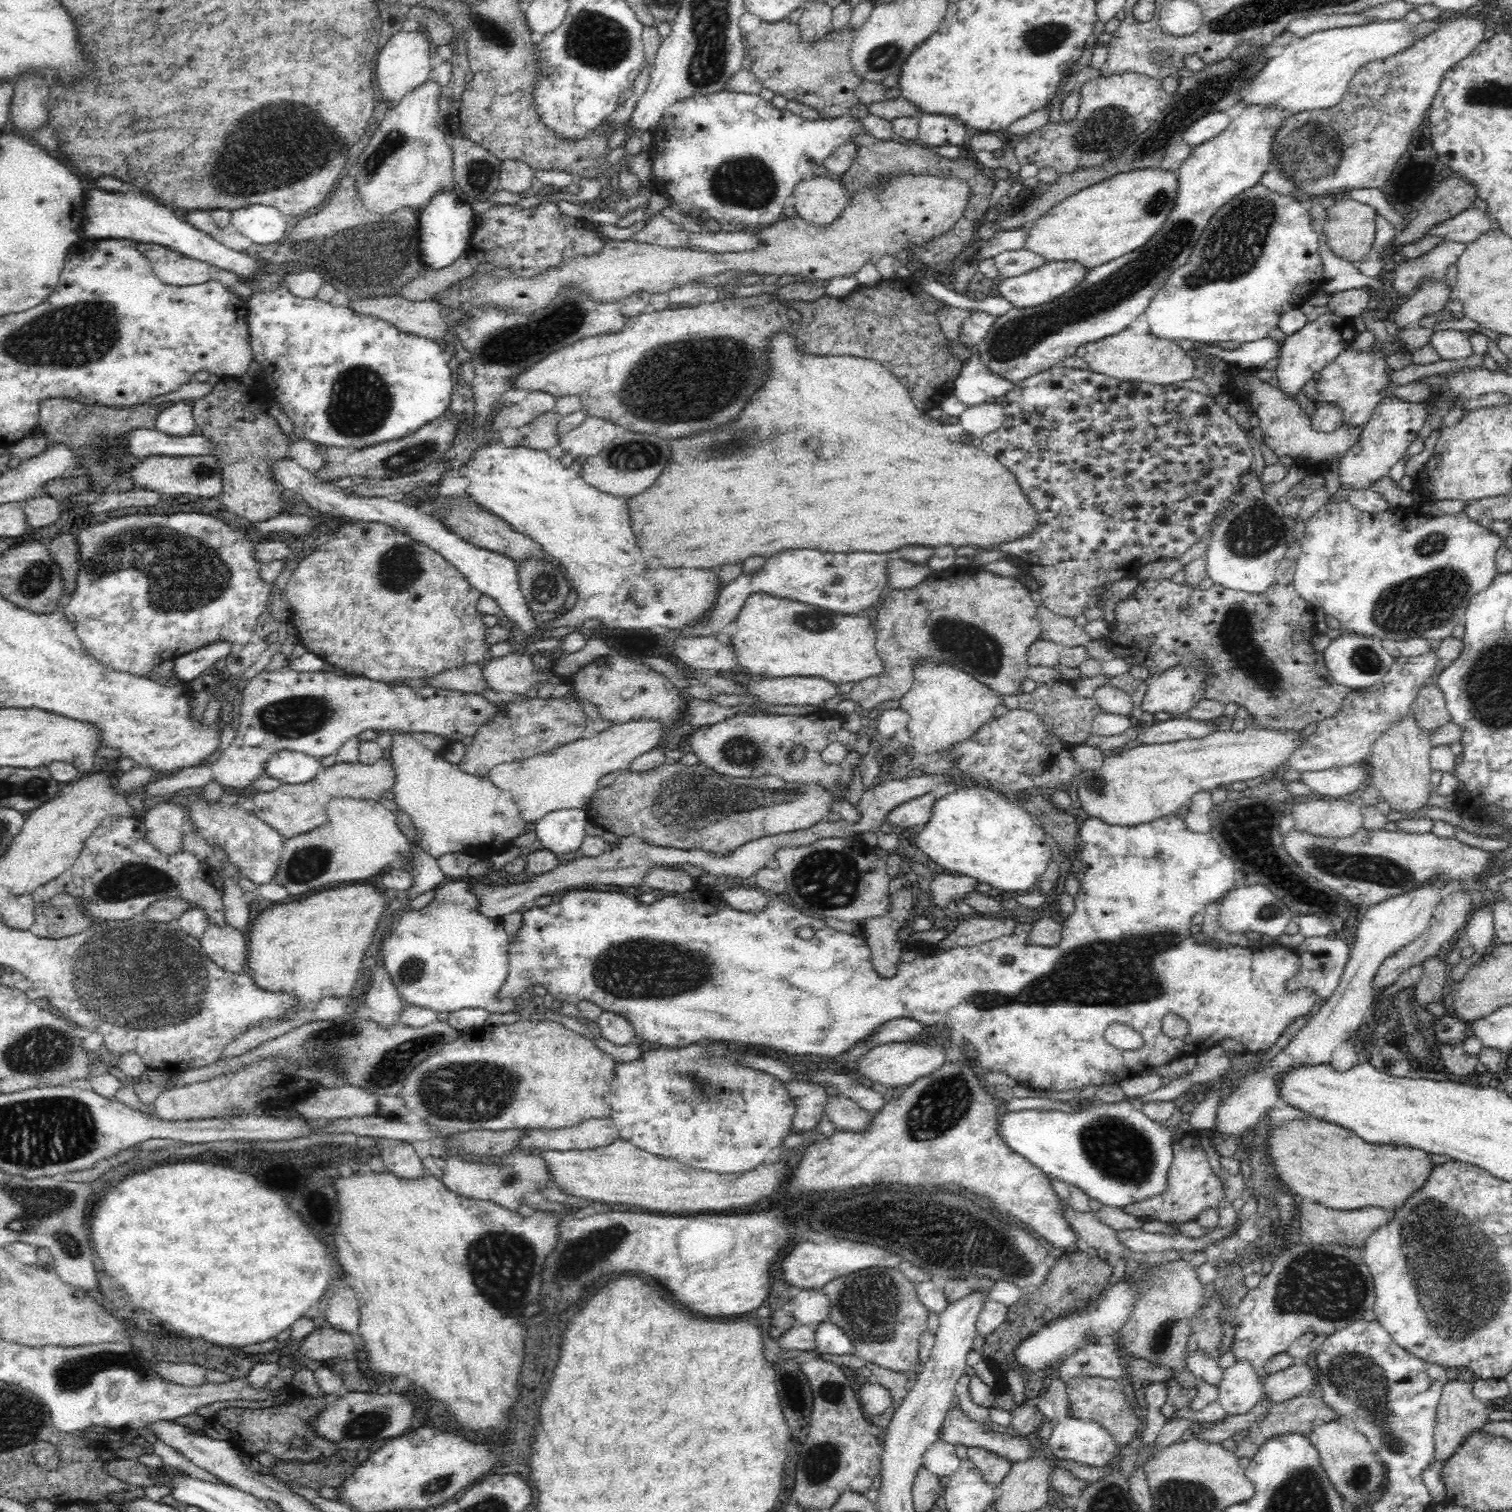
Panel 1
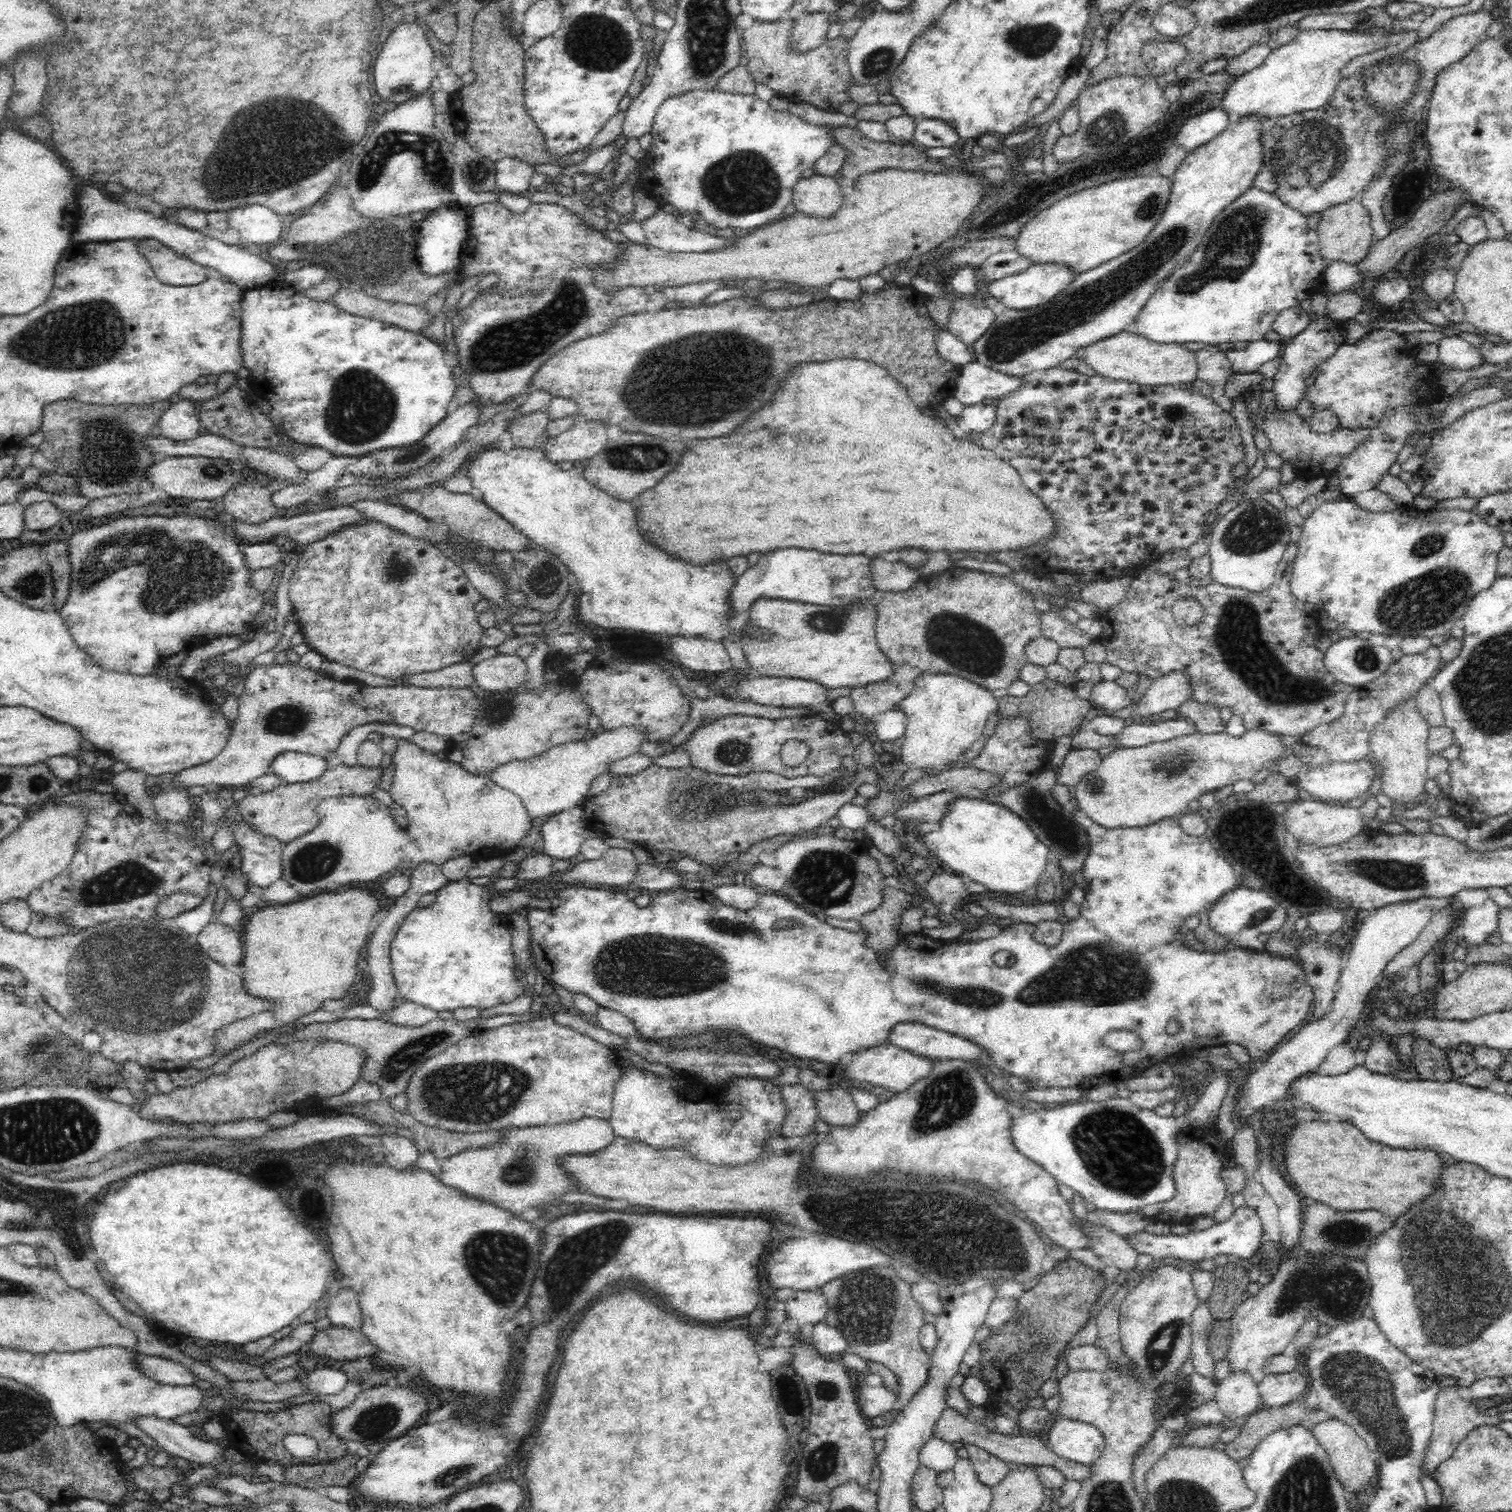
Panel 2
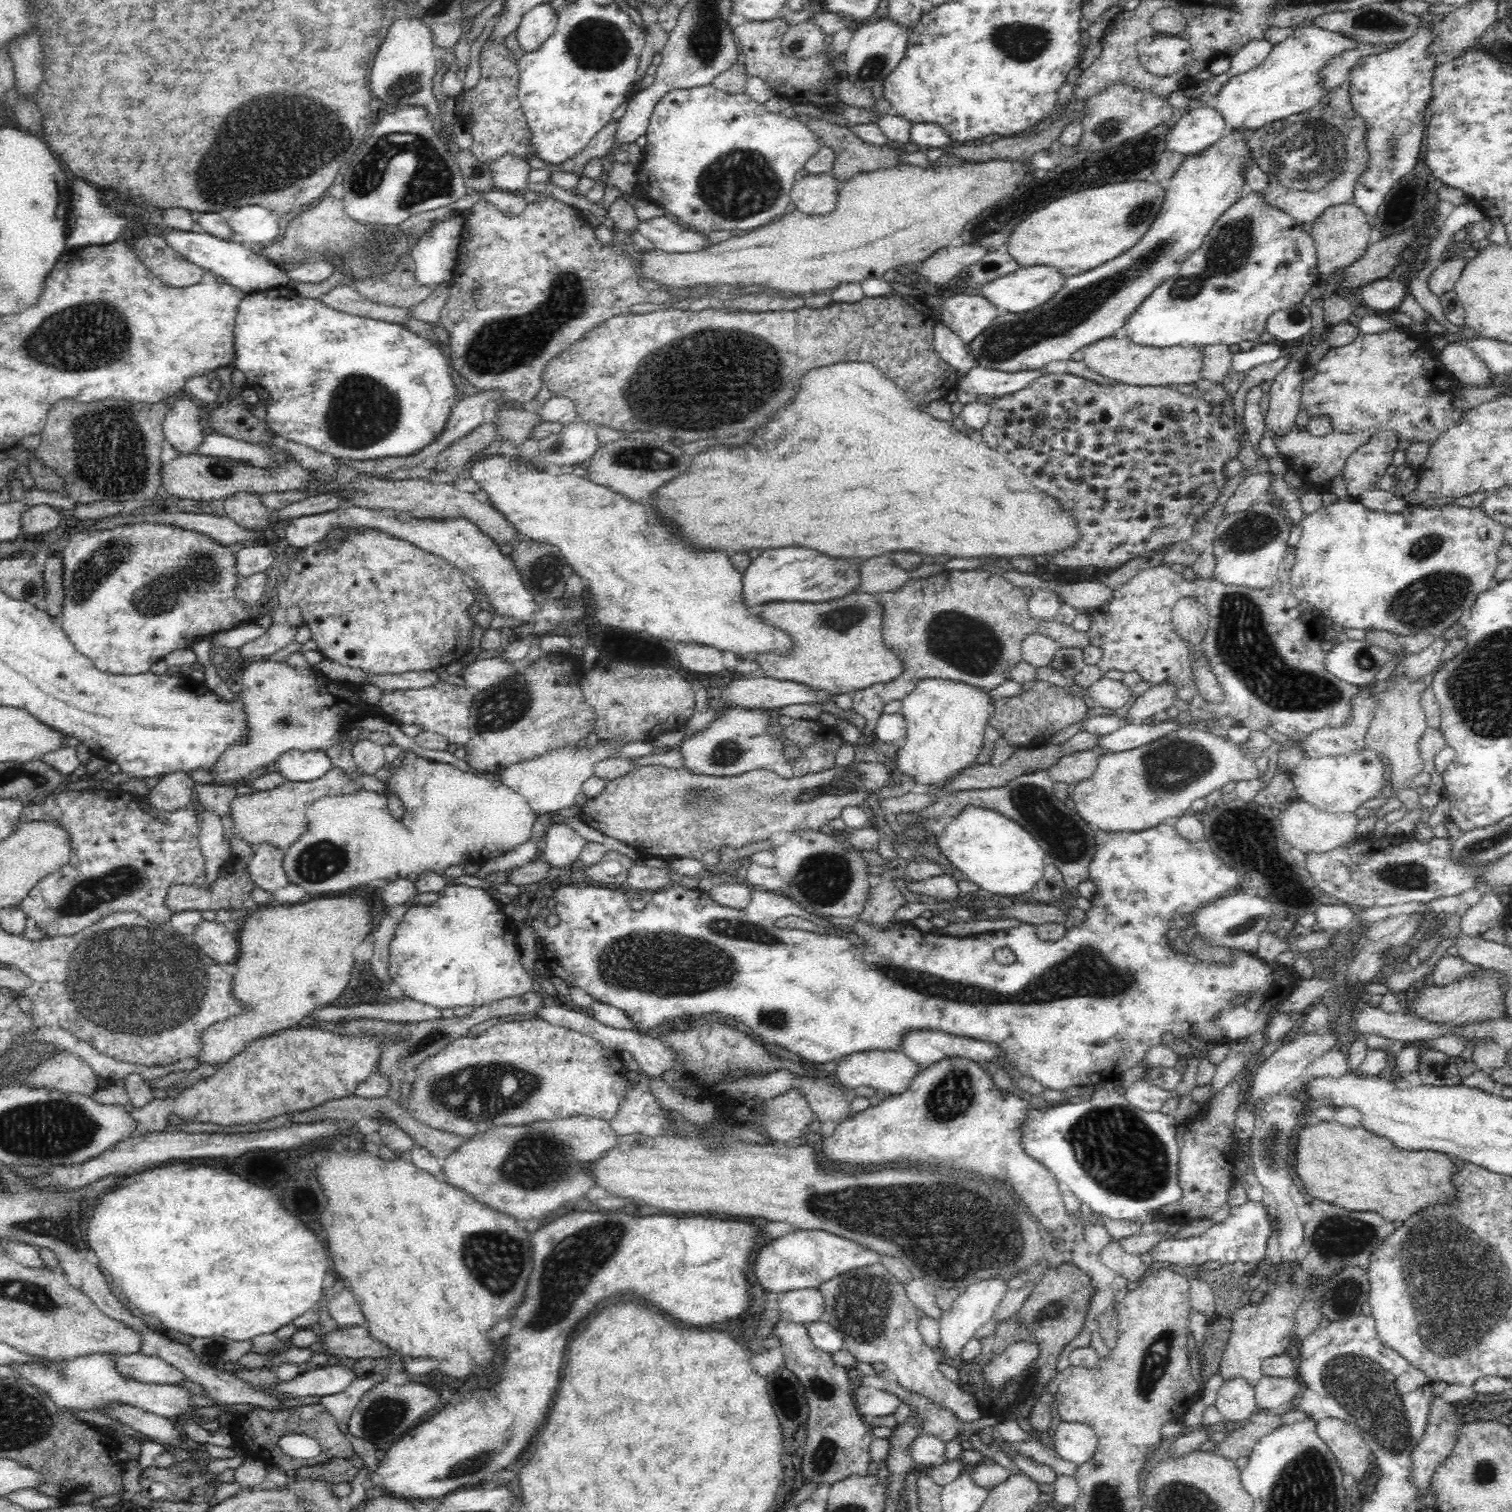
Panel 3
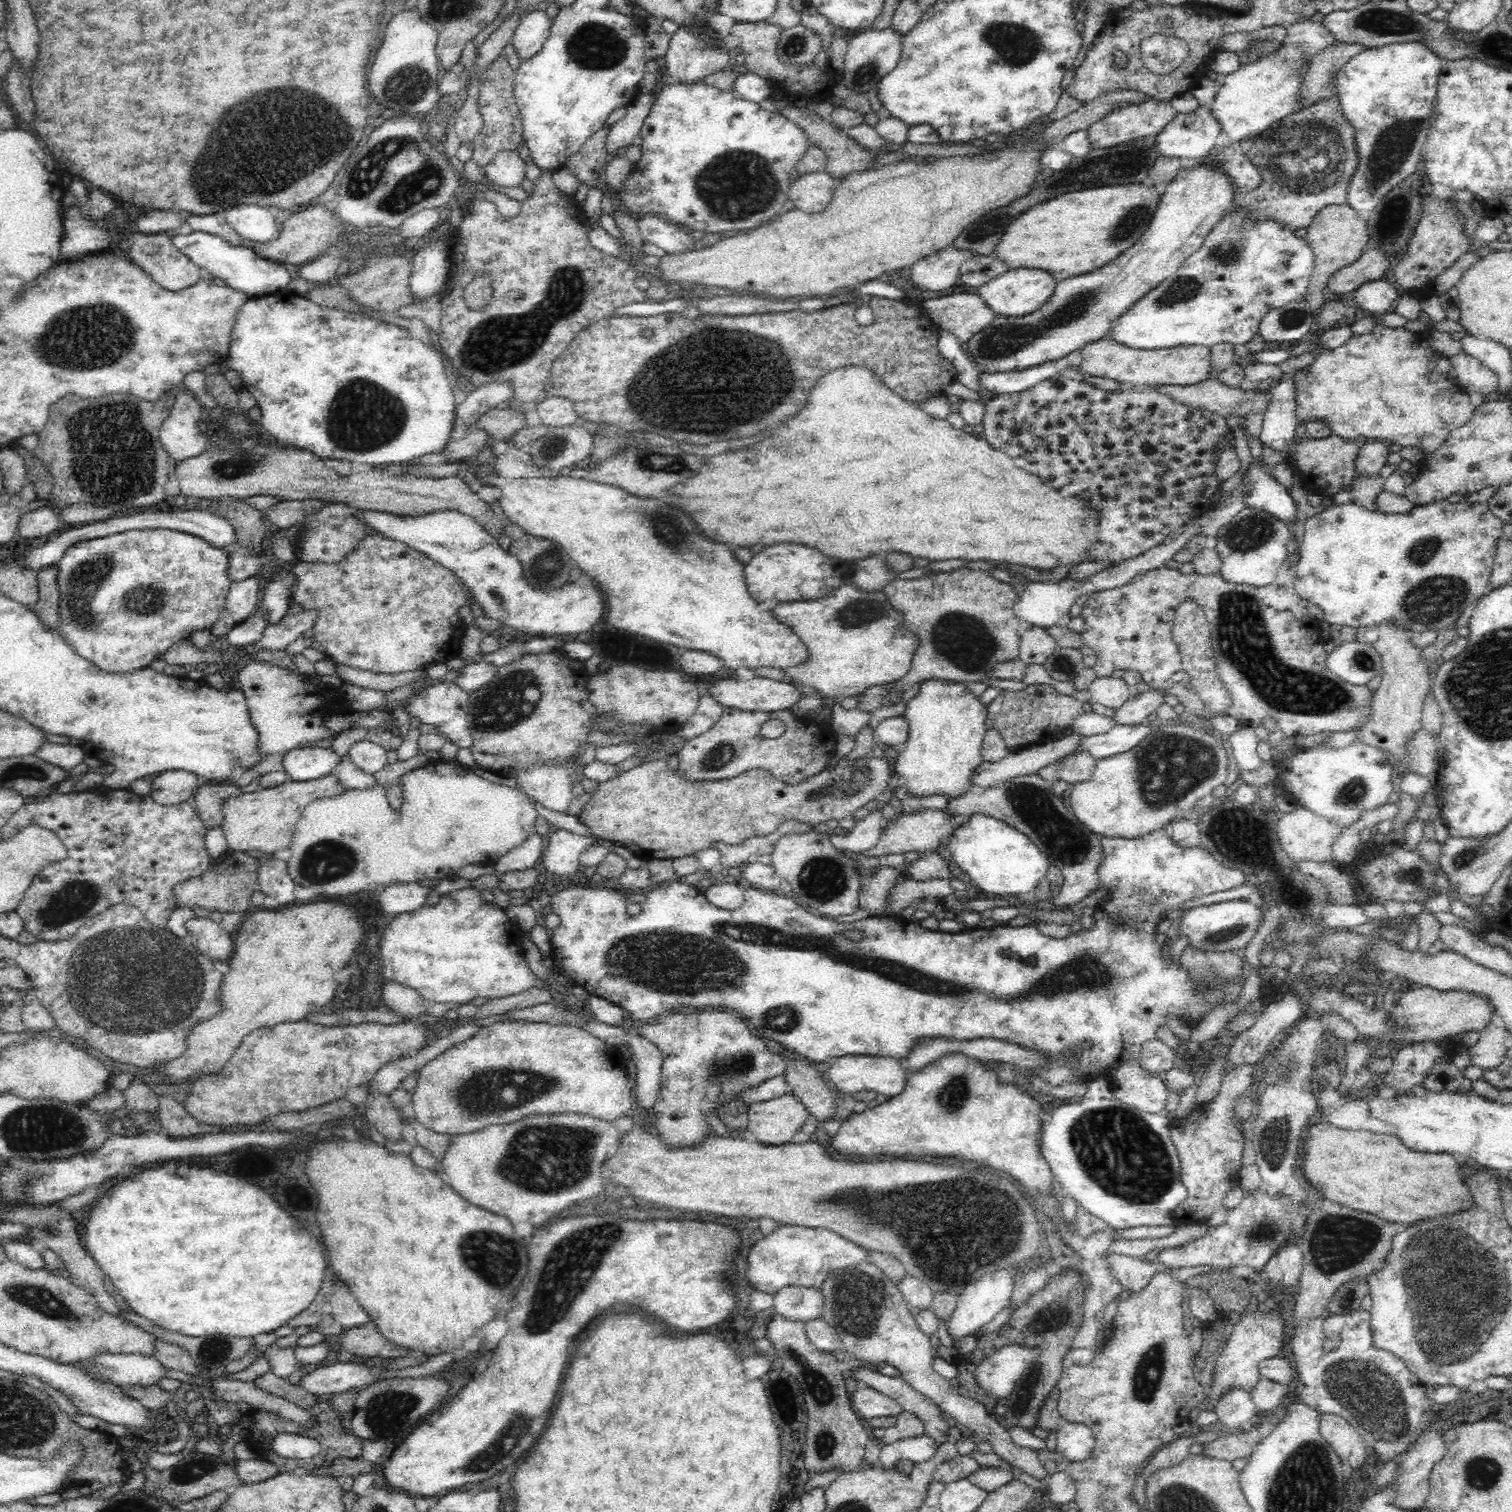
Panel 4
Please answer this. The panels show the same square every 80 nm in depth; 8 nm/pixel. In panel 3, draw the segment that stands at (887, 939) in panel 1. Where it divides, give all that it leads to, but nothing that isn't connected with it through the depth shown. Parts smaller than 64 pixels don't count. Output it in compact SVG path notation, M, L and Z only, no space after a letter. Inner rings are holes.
M884 872L878 884L870 886L867 891L860 919L876 925L899 922L895 917L896 910L900 908L900 904L904 904L904 897L894 886L892 876L888 872Z

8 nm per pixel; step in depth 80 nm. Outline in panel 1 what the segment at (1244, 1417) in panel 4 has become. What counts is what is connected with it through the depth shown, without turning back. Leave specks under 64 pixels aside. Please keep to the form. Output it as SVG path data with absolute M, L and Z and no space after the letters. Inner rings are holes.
M1247 1362L1232 1364L1223 1372L1218 1384L1218 1404L1225 1410L1226 1416L1240 1416L1250 1412L1264 1397L1262 1376L1256 1377Z

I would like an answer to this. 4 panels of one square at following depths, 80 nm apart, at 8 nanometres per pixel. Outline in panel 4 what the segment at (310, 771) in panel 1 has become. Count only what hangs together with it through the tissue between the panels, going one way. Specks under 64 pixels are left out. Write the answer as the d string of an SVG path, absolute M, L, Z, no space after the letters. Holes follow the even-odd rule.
M297 747L285 753L283 768L292 780L306 782L334 773L340 761L332 748Z

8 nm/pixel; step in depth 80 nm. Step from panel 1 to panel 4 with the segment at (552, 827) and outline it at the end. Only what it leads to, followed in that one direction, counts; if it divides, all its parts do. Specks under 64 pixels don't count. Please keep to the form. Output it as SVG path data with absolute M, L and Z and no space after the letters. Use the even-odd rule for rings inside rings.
M564 829L550 833L548 846L542 855L542 864L548 870L546 876L552 874L563 877L576 872L579 868L578 864L581 865L579 861L581 852L584 852L590 845L594 846L594 844L598 844L598 840Z

